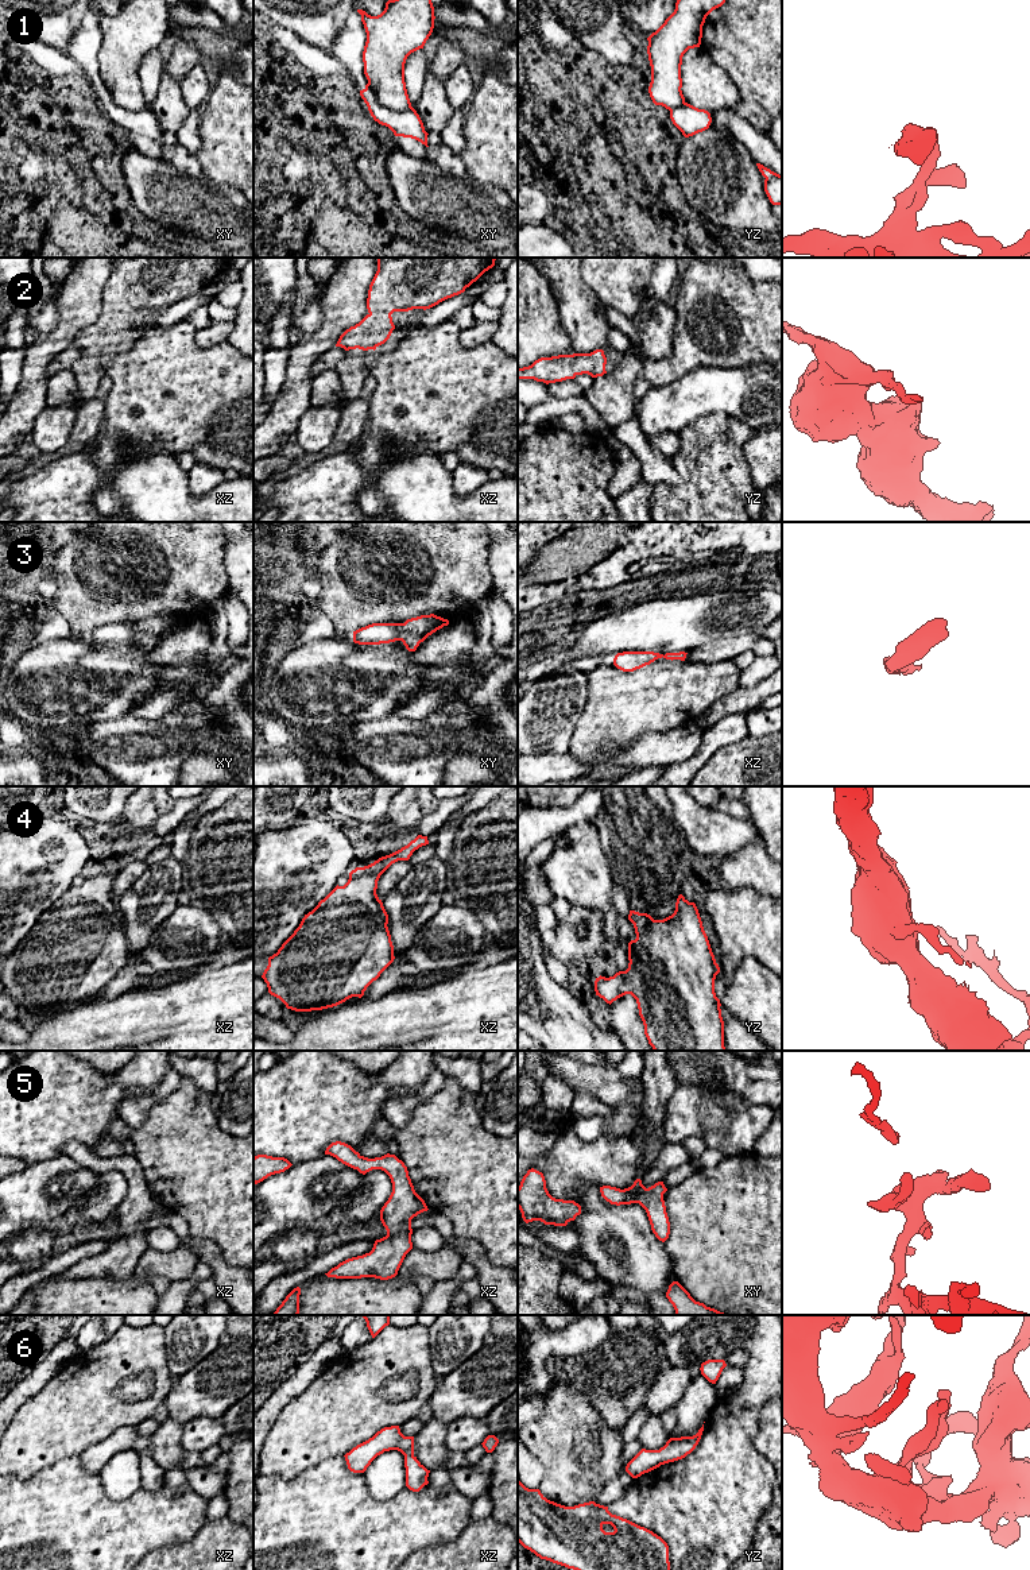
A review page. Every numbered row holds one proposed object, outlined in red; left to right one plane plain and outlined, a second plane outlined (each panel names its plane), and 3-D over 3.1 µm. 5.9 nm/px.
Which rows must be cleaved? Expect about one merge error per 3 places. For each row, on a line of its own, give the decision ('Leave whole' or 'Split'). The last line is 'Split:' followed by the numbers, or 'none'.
1: Split
2: Leave whole
3: Leave whole
4: Leave whole
5: Leave whole
6: Leave whole
Split: 1

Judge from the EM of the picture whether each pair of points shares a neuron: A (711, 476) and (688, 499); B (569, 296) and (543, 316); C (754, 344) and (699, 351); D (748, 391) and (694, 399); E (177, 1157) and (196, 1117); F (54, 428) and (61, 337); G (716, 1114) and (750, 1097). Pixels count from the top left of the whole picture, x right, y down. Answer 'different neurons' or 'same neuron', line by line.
A: same neuron
B: different neurons
C: same neuron
D: same neuron
E: same neuron
F: different neurons
G: different neurons

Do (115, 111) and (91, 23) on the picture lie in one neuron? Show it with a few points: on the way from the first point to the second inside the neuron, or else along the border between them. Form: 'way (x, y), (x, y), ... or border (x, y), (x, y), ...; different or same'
way (101, 89), (91, 73), (91, 45); same

